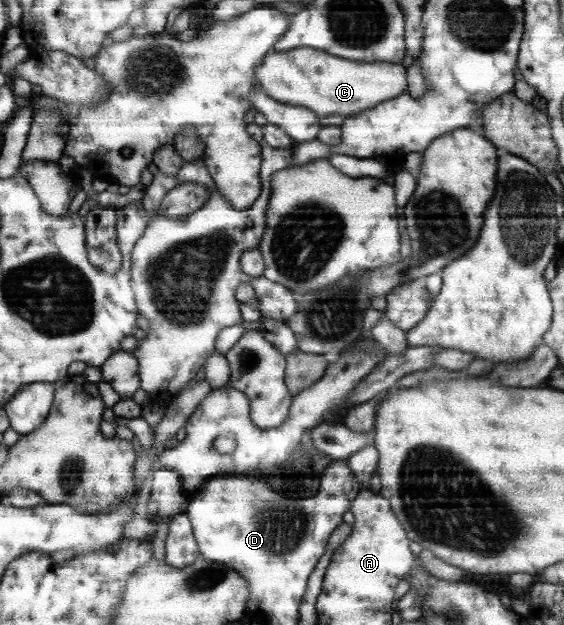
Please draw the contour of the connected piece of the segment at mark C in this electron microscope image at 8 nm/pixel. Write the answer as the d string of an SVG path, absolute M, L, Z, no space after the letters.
M298 47L292 51L270 50L257 68L253 82L276 102L312 110L318 117L340 114L351 117L400 97L408 90L408 74L402 64L346 60L330 53Z

